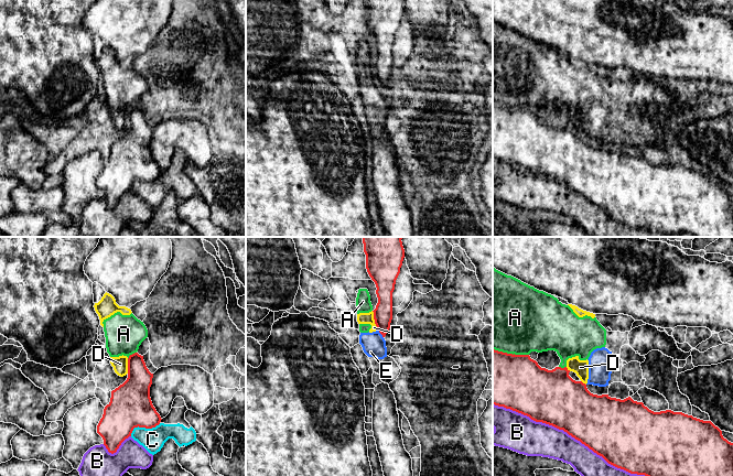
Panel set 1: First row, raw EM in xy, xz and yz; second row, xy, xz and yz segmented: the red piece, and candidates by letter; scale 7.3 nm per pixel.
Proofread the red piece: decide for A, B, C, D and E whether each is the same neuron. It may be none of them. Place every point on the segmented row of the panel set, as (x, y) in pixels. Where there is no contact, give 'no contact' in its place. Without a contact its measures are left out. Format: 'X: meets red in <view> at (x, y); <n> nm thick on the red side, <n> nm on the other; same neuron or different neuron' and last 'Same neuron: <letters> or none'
A: meets red in yz at (510, 354); 400 nm thick on the red side, 500 nm on the other; different neuron
B: meets red in yz at (569, 434); 400 nm thick on the red side, 260 nm on the other; different neuron
C: meets red in xy at (143, 426); 320 nm thick on the red side, 170 nm on the other; different neuron
D: meets red in xz at (374, 318); 140 nm thick on the red side, 80 nm on the other; different neuron
E: meets red in xz at (379, 332); 140 nm thick on the red side, 180 nm on the other; different neuron
Same neuron: none

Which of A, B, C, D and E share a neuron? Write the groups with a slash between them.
A D E / B / C

